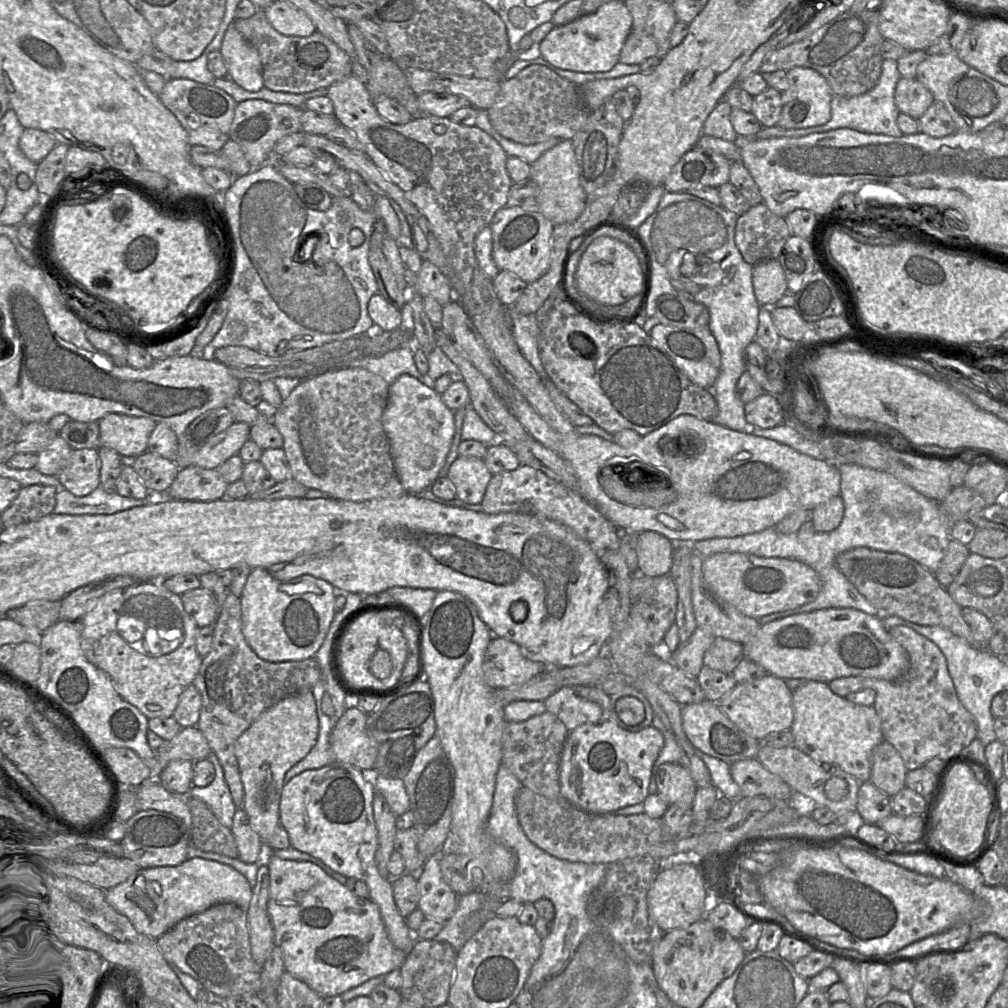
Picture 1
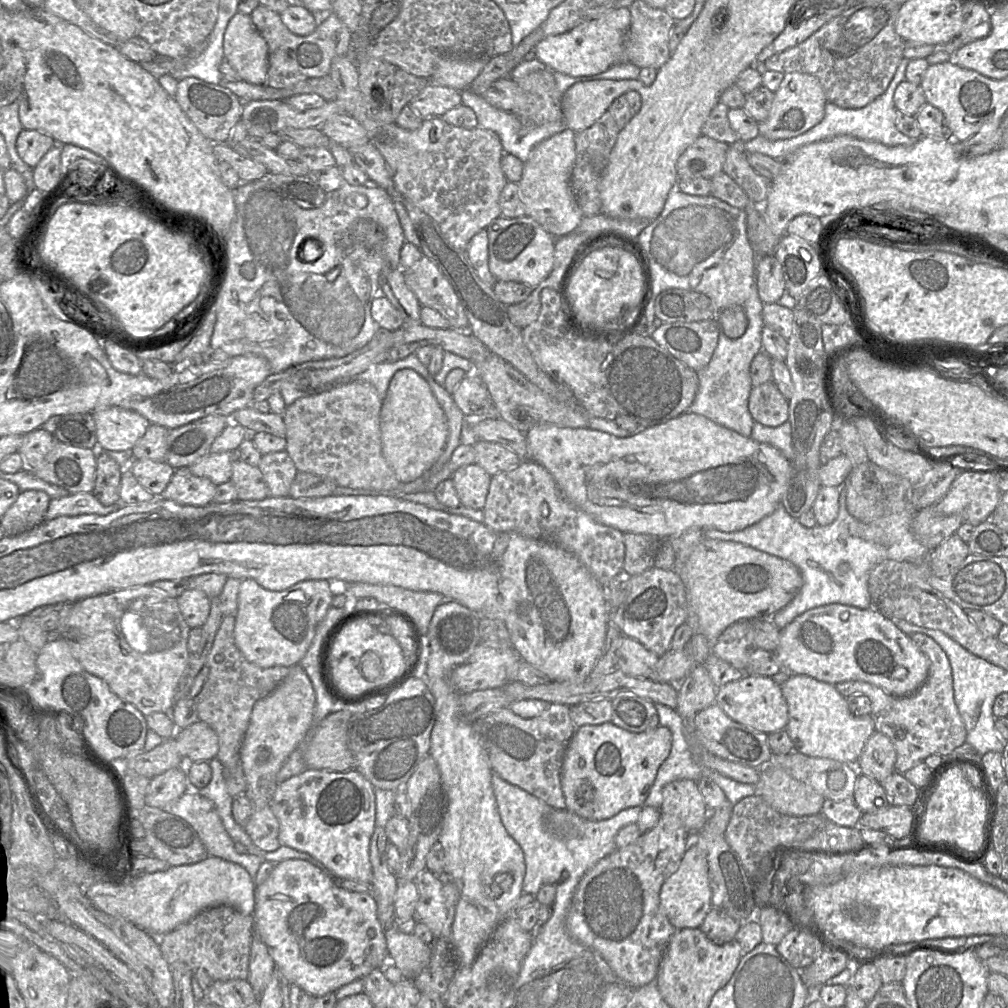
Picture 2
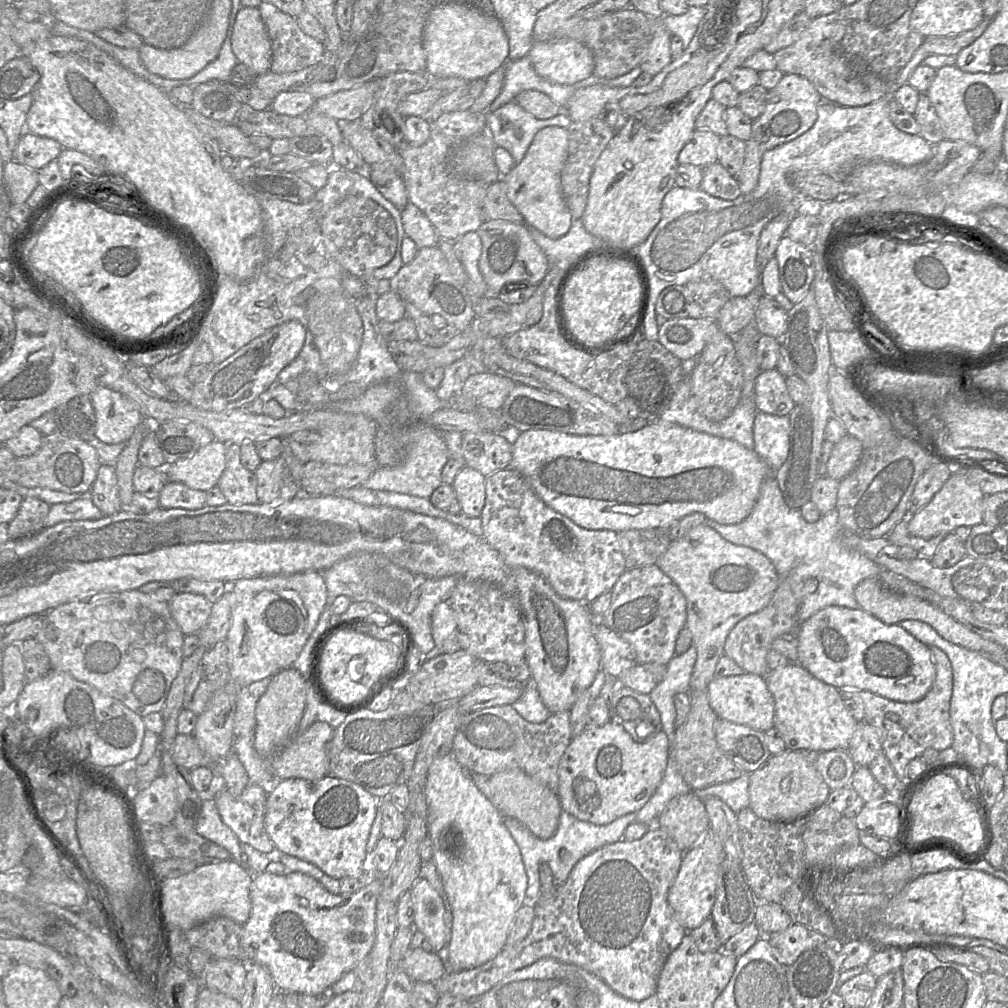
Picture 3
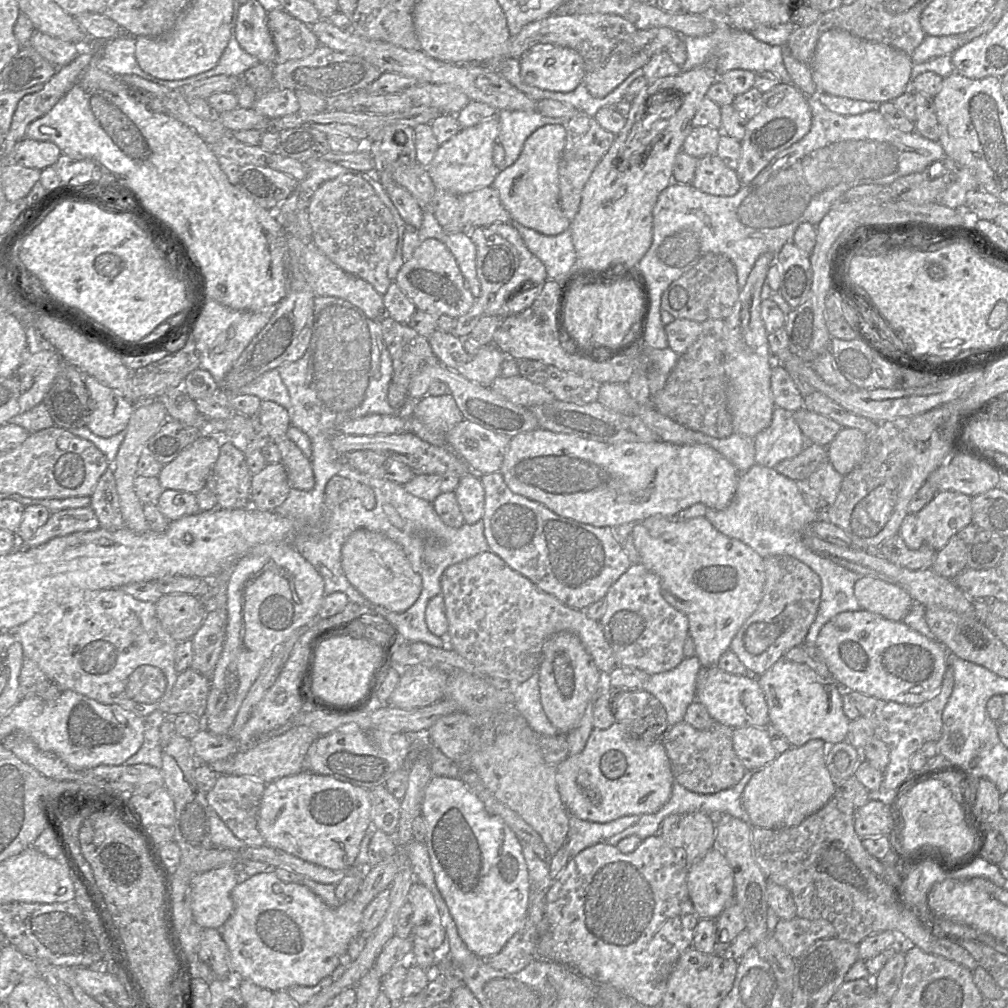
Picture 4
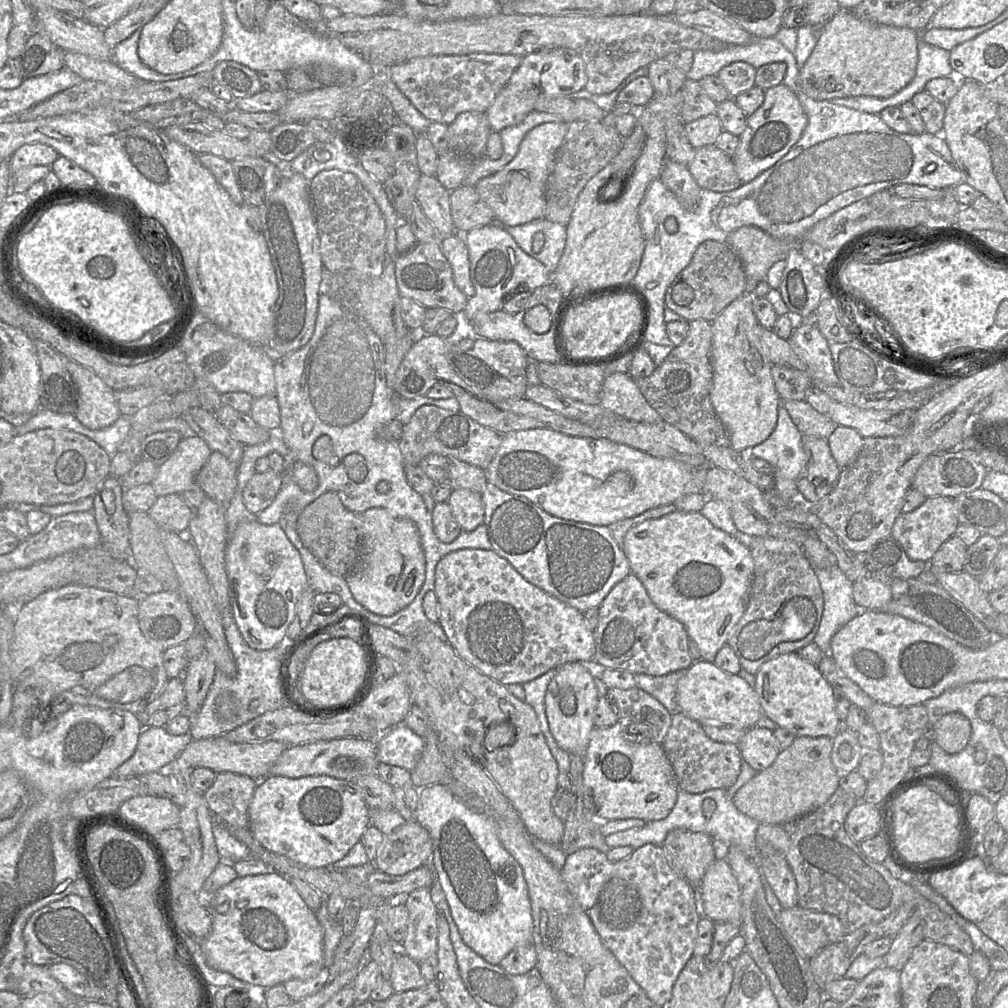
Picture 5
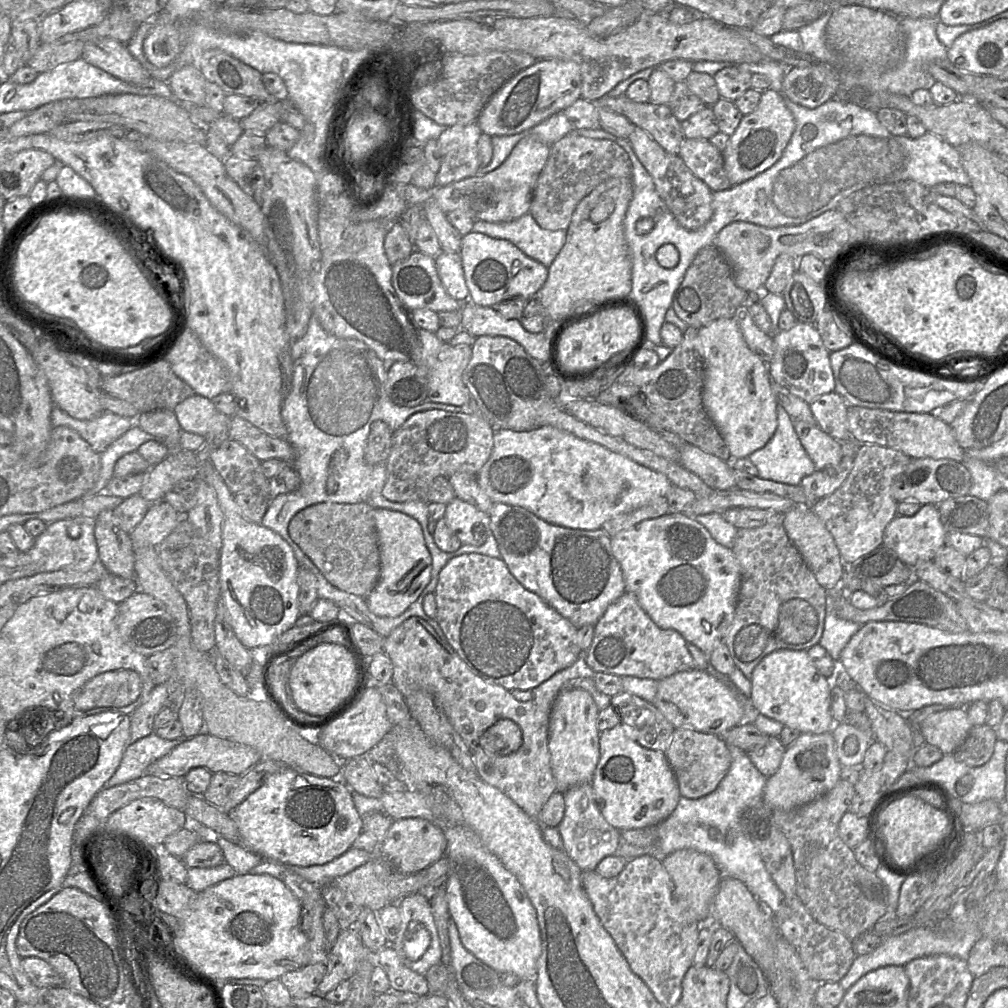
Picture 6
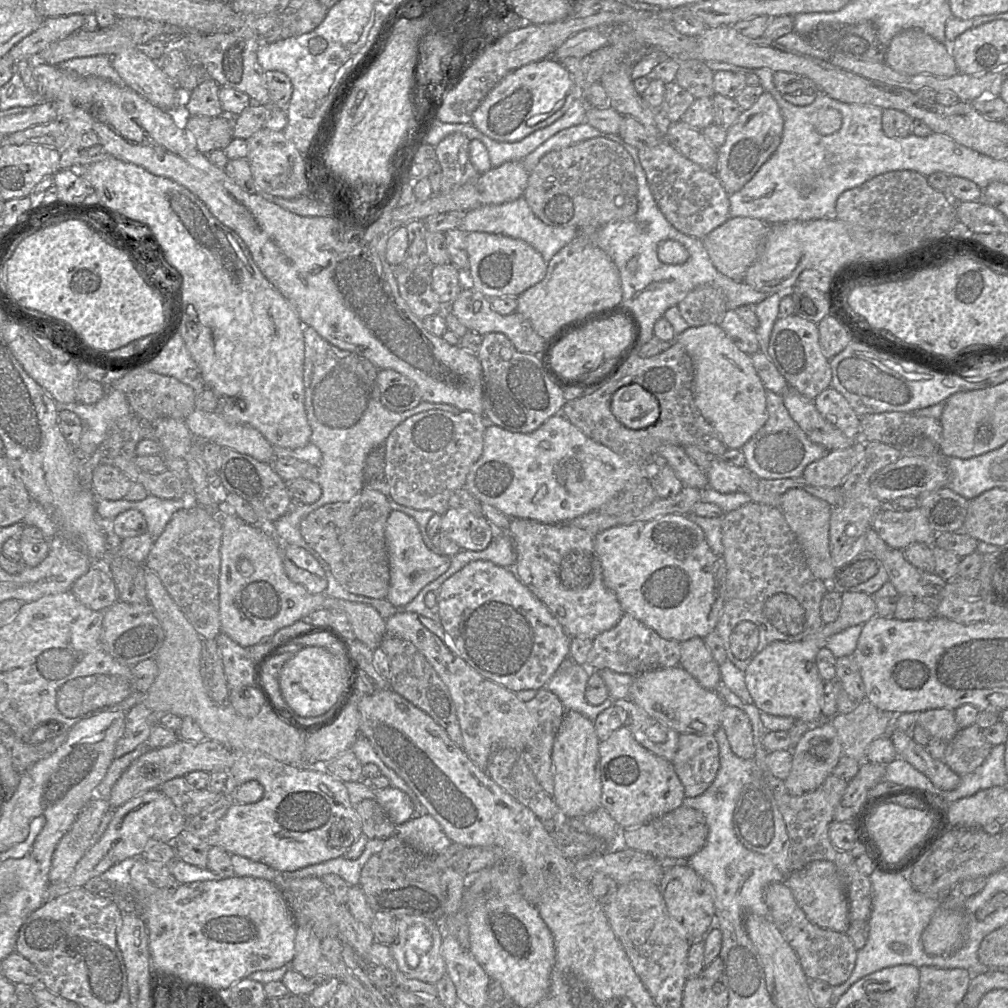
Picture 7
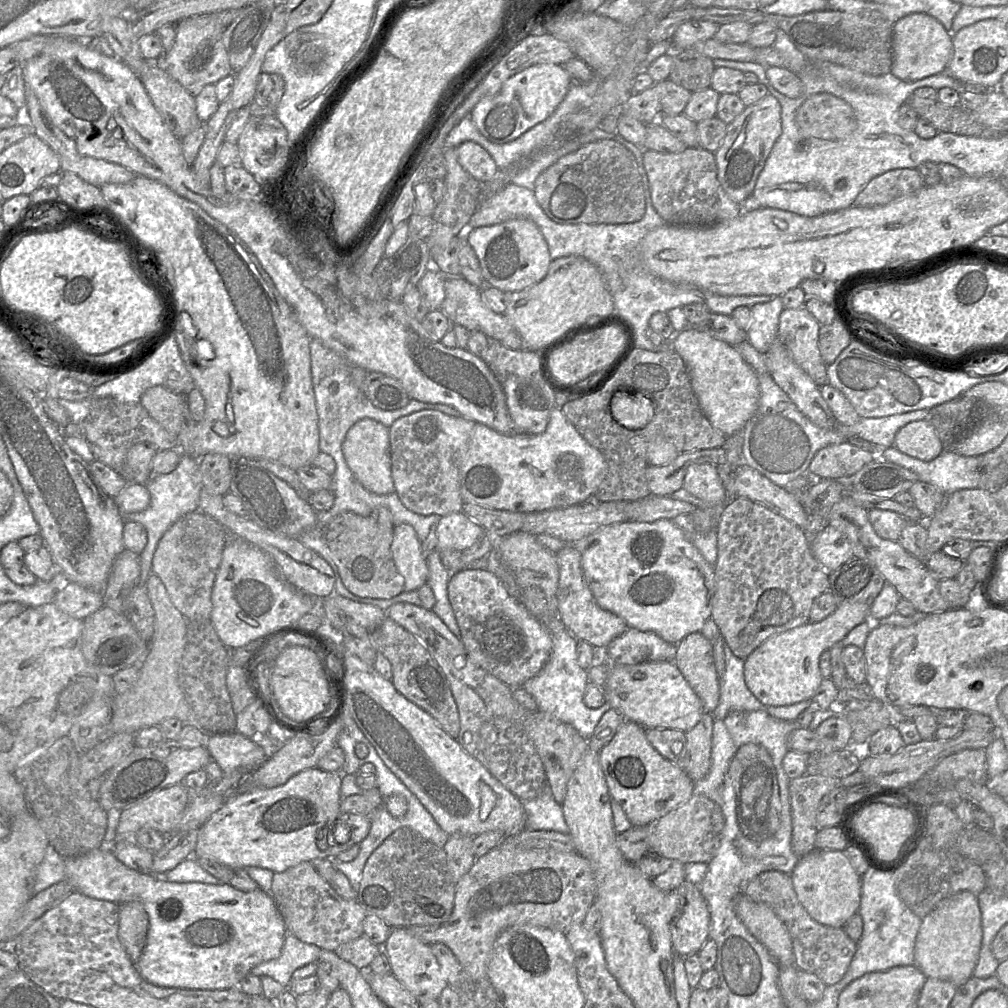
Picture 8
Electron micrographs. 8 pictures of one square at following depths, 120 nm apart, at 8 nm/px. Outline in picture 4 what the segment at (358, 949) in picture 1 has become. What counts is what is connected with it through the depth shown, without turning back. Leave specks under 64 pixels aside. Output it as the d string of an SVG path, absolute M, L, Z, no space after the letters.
M396 857L367 868L364 880L356 894L338 907L326 905L303 883L281 881L274 870L256 874L238 883L231 893L234 904L233 913L219 929L229 950L231 971L273 993L296 985L309 987L317 985L323 978L331 976L346 959L350 941L363 934L364 909L381 891L391 886L396 872Z

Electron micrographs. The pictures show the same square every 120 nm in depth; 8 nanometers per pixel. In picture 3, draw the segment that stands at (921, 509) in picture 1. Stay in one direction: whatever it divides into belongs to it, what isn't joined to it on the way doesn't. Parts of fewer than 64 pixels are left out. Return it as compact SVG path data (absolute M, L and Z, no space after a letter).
M770 475L764 480L754 509L745 520L734 525L722 525L707 519L705 524L714 529L725 540L735 545L752 548L764 554L772 562L780 579L789 583L793 594L799 600L798 628L813 614L829 606L861 609L854 597L855 587L867 578L878 577L884 569L865 555L842 545L841 533L843 529L836 508L825 515L821 515L815 523L805 521L800 510L789 508L774 475Z

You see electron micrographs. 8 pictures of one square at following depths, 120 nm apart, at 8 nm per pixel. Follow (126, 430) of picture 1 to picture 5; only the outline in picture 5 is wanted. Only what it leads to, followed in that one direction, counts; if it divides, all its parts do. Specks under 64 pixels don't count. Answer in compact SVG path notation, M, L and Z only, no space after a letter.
M66 360L66 367L77 391L76 419L91 430L102 430L114 424L122 416L115 392L76 362Z

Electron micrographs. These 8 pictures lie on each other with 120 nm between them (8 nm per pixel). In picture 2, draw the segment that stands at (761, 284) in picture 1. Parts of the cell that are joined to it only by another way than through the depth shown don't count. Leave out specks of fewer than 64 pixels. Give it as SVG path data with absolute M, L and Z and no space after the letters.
M774 254L765 255L757 262L756 285L763 304L776 303L785 292L782 268Z

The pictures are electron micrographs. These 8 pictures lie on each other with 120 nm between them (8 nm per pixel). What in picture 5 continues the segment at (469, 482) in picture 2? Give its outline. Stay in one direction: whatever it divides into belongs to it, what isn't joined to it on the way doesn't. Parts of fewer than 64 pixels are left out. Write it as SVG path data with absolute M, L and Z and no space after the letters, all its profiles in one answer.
M465 488L454 489L447 502L462 531L472 531L483 524L485 511L482 494Z

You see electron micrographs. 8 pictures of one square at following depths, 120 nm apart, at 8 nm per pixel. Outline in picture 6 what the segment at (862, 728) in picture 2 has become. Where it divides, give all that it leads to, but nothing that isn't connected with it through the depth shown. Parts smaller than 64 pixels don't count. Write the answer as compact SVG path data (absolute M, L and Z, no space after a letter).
M781 649L770 653L753 670L751 684L750 701L759 714L801 733L830 731L832 681L819 673L807 651Z

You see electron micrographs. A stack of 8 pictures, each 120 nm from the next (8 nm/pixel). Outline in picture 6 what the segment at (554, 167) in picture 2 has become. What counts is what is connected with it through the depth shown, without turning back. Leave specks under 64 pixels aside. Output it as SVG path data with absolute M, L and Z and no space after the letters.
M536 136L523 138L498 168L485 175L475 175L441 186L431 201L446 214L453 210L461 210L475 221L501 223L518 219L529 213L532 192L549 157L550 146Z

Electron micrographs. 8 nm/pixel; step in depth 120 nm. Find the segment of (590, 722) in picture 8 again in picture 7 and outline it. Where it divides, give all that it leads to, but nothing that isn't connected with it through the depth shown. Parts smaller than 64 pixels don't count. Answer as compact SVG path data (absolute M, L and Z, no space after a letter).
M569 656L549 679L545 688L560 699L566 711L578 712L594 722L601 712L614 706L615 700L608 698L597 706L586 701L585 691L590 674L590 669L577 664Z

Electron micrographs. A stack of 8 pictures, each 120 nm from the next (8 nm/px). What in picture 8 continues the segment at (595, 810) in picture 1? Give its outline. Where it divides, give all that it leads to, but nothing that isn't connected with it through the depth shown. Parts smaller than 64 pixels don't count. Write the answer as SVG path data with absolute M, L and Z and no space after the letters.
M626 721L599 752L609 795L622 807L633 827L647 826L687 802L695 783L680 767L664 758L647 740L646 729Z

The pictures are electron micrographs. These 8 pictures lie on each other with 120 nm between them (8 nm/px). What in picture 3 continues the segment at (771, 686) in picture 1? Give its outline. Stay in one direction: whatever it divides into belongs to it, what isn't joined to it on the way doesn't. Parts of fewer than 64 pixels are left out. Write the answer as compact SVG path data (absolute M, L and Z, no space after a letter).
M750 673L715 677L708 685L707 692L710 706L720 719L764 733L774 727L775 702L765 677Z

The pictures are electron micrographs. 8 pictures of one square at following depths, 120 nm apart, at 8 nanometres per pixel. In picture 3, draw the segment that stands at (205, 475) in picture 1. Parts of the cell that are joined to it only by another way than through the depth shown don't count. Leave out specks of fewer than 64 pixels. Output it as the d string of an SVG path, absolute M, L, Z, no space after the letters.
M168 481L158 496L162 508L197 510L206 506L206 491L195 490L180 482Z

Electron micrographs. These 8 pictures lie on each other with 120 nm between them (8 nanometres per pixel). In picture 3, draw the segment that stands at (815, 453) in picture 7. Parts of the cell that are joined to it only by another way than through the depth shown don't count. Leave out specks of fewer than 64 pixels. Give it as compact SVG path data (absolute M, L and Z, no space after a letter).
M758 411L754 420L754 450L772 472L786 461L790 447L789 416Z

